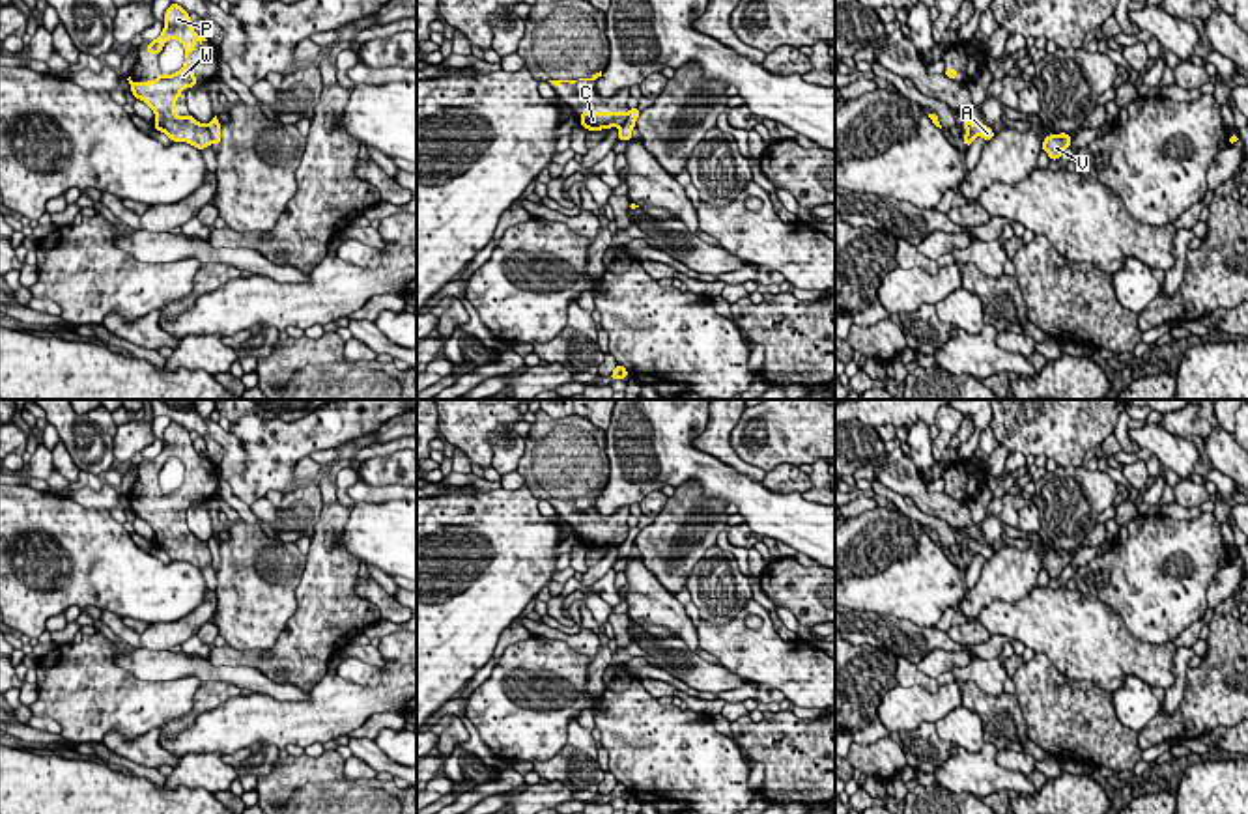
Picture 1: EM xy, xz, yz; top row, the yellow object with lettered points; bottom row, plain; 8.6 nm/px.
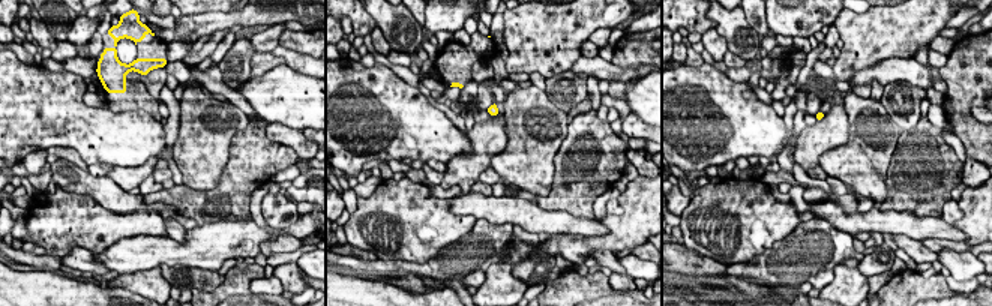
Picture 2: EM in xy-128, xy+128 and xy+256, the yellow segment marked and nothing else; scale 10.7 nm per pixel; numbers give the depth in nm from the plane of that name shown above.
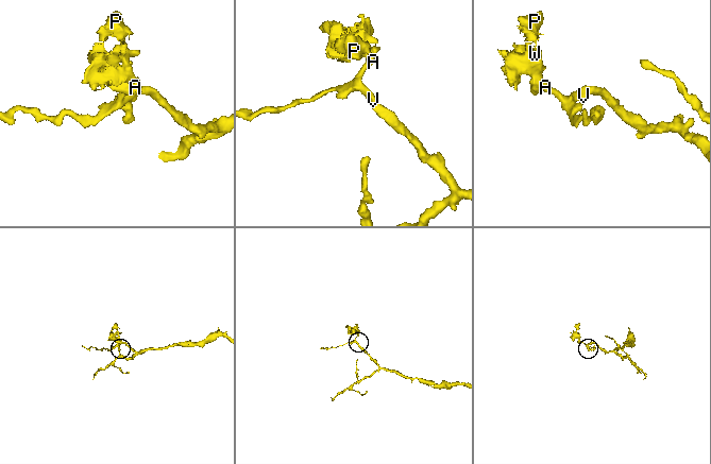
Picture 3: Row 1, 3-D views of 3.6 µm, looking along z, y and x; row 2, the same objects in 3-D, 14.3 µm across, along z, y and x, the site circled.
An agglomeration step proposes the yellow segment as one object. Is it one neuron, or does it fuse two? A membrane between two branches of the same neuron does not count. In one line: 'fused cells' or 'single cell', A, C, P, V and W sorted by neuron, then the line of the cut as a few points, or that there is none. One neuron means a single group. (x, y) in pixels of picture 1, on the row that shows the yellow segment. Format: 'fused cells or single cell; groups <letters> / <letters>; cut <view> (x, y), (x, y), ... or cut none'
fused cells; groups A V / C P W; cut xy (206, 126), (212, 142)

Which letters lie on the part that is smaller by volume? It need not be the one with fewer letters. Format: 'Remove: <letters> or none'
Remove: C, P, W

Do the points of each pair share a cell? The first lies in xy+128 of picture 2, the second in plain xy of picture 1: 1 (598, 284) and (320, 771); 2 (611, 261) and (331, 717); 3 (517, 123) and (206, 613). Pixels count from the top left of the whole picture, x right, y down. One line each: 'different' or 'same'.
1: same
2: different
3: different

